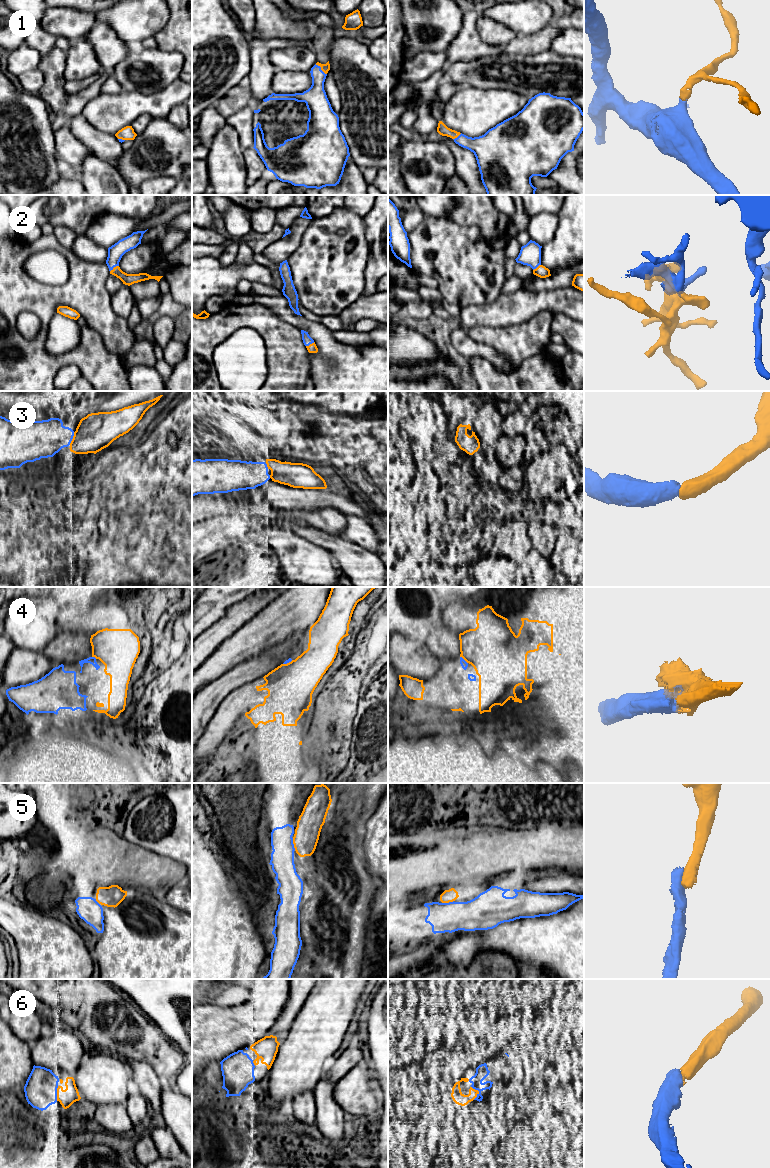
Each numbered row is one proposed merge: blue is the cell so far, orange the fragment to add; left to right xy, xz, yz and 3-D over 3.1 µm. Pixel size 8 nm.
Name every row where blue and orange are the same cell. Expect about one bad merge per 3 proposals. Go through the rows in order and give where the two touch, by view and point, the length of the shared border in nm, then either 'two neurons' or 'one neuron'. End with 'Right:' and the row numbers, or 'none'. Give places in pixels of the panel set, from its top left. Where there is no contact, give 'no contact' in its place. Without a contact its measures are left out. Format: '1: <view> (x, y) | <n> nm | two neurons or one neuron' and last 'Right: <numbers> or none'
1: xz (320, 68) | 130 nm | one neuron
2: xy (114, 266) | 90 nm | one neuron
3: xy (72, 438) | 110 nm | one neuron
4: yz (464, 660) | 90 nm | one neuron
5: xz (293, 844) | 110 nm | one neuron
6: yz (479, 1092) | 110 nm | one neuron
Right: 1, 2, 3, 4, 5, 6

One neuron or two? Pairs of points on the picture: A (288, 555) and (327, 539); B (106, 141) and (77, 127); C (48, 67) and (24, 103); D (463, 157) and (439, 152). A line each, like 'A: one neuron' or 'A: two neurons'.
A: two neurons
B: one neuron
C: two neurons
D: two neurons

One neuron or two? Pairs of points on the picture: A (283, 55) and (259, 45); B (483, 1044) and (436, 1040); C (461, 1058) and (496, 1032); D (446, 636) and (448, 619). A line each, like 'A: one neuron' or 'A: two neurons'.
A: two neurons
B: two neurons
C: one neuron
D: two neurons

